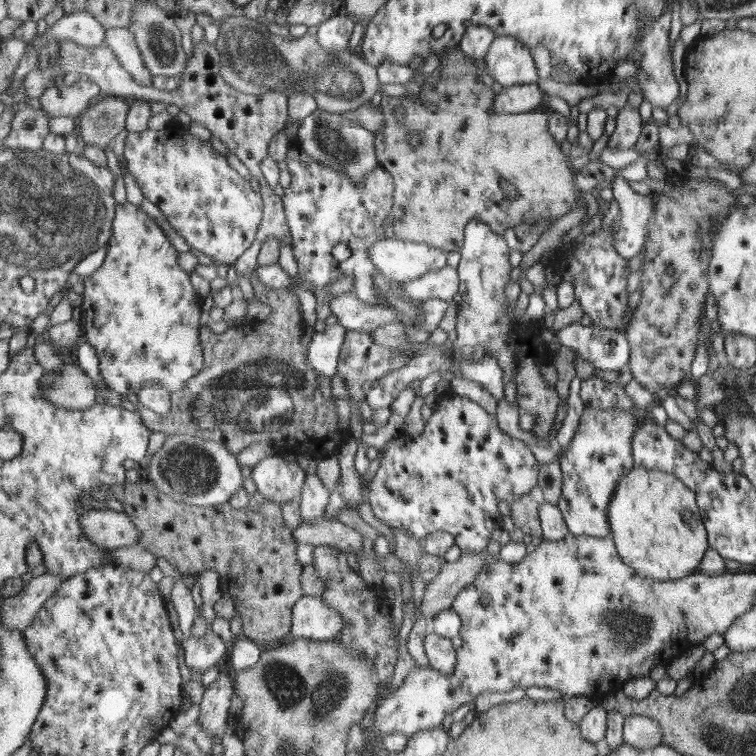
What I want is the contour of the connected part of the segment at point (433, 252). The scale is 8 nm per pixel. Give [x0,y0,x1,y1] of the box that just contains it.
[371,235,449,284]

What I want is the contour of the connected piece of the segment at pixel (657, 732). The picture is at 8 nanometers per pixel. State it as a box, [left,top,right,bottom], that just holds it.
[625,714,662,749]

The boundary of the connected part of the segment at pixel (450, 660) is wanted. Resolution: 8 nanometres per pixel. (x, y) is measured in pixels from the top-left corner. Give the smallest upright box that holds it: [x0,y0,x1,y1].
[425,626,459,674]

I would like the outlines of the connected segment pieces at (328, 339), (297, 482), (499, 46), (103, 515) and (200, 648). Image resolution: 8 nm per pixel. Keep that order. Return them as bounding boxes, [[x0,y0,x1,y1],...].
[[310,322,349,379],[253,455,308,505],[486,37,540,88],[81,509,141,549],[183,631,228,674]]

